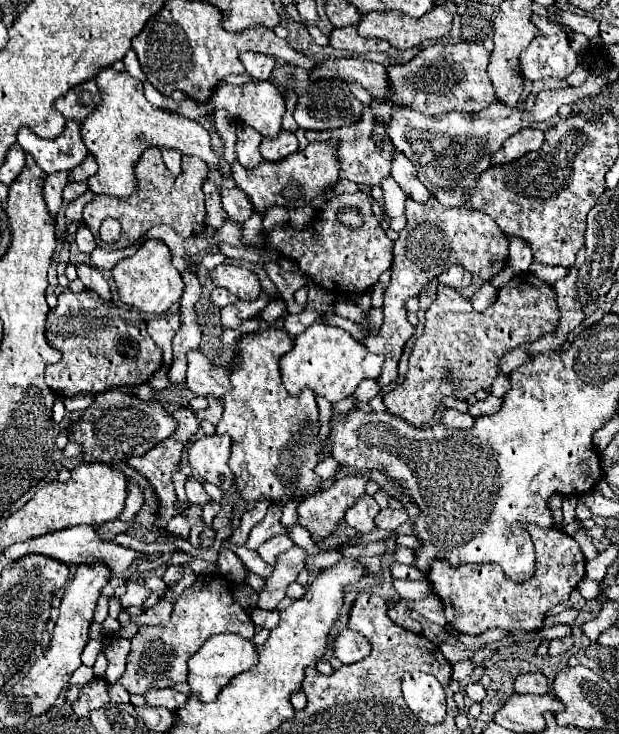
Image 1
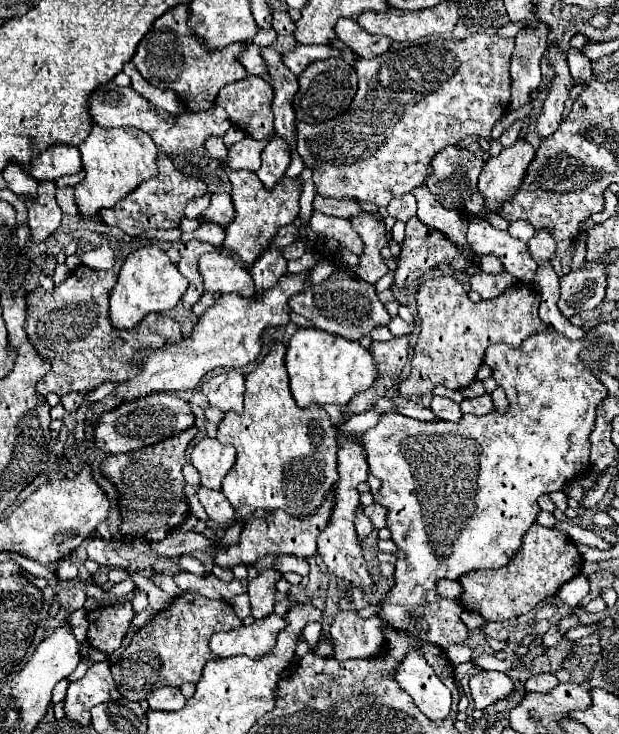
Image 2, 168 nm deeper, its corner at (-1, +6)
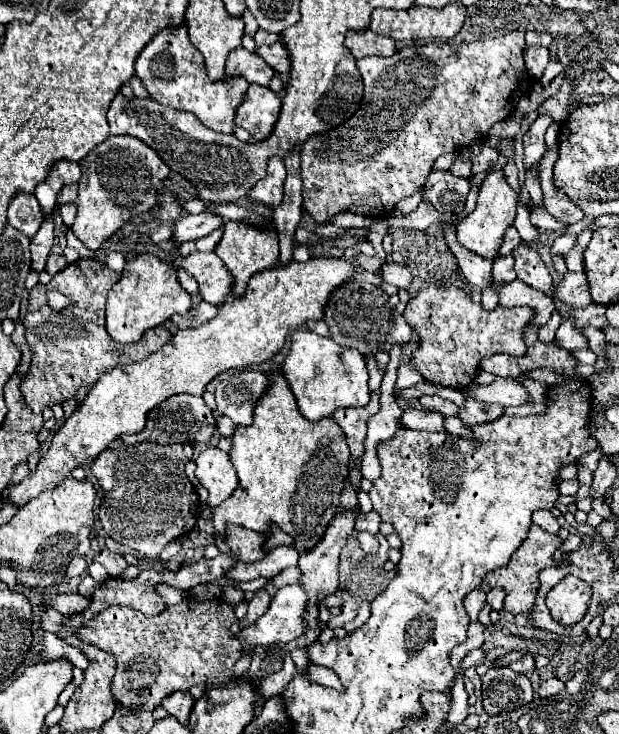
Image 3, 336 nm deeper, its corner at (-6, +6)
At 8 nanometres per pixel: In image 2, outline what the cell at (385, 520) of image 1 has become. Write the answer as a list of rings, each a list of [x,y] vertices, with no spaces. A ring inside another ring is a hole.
[[[373,503],[371,507],[365,507],[363,511],[365,511],[365,515],[371,519],[371,523],[373,523],[375,529],[385,527],[385,509],[383,509],[379,503]]]

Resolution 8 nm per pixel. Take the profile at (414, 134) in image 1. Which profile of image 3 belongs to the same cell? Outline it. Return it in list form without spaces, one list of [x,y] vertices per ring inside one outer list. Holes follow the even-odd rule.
[[[432,171],[426,181],[424,201],[432,203],[440,213],[460,213],[470,191],[470,179],[456,177],[448,171]]]

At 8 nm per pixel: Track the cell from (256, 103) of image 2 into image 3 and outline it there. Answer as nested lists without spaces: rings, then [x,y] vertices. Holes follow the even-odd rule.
[[[250,83],[242,103],[238,105],[234,123],[244,127],[254,137],[254,141],[262,141],[274,129],[280,107],[282,101],[272,89]]]

